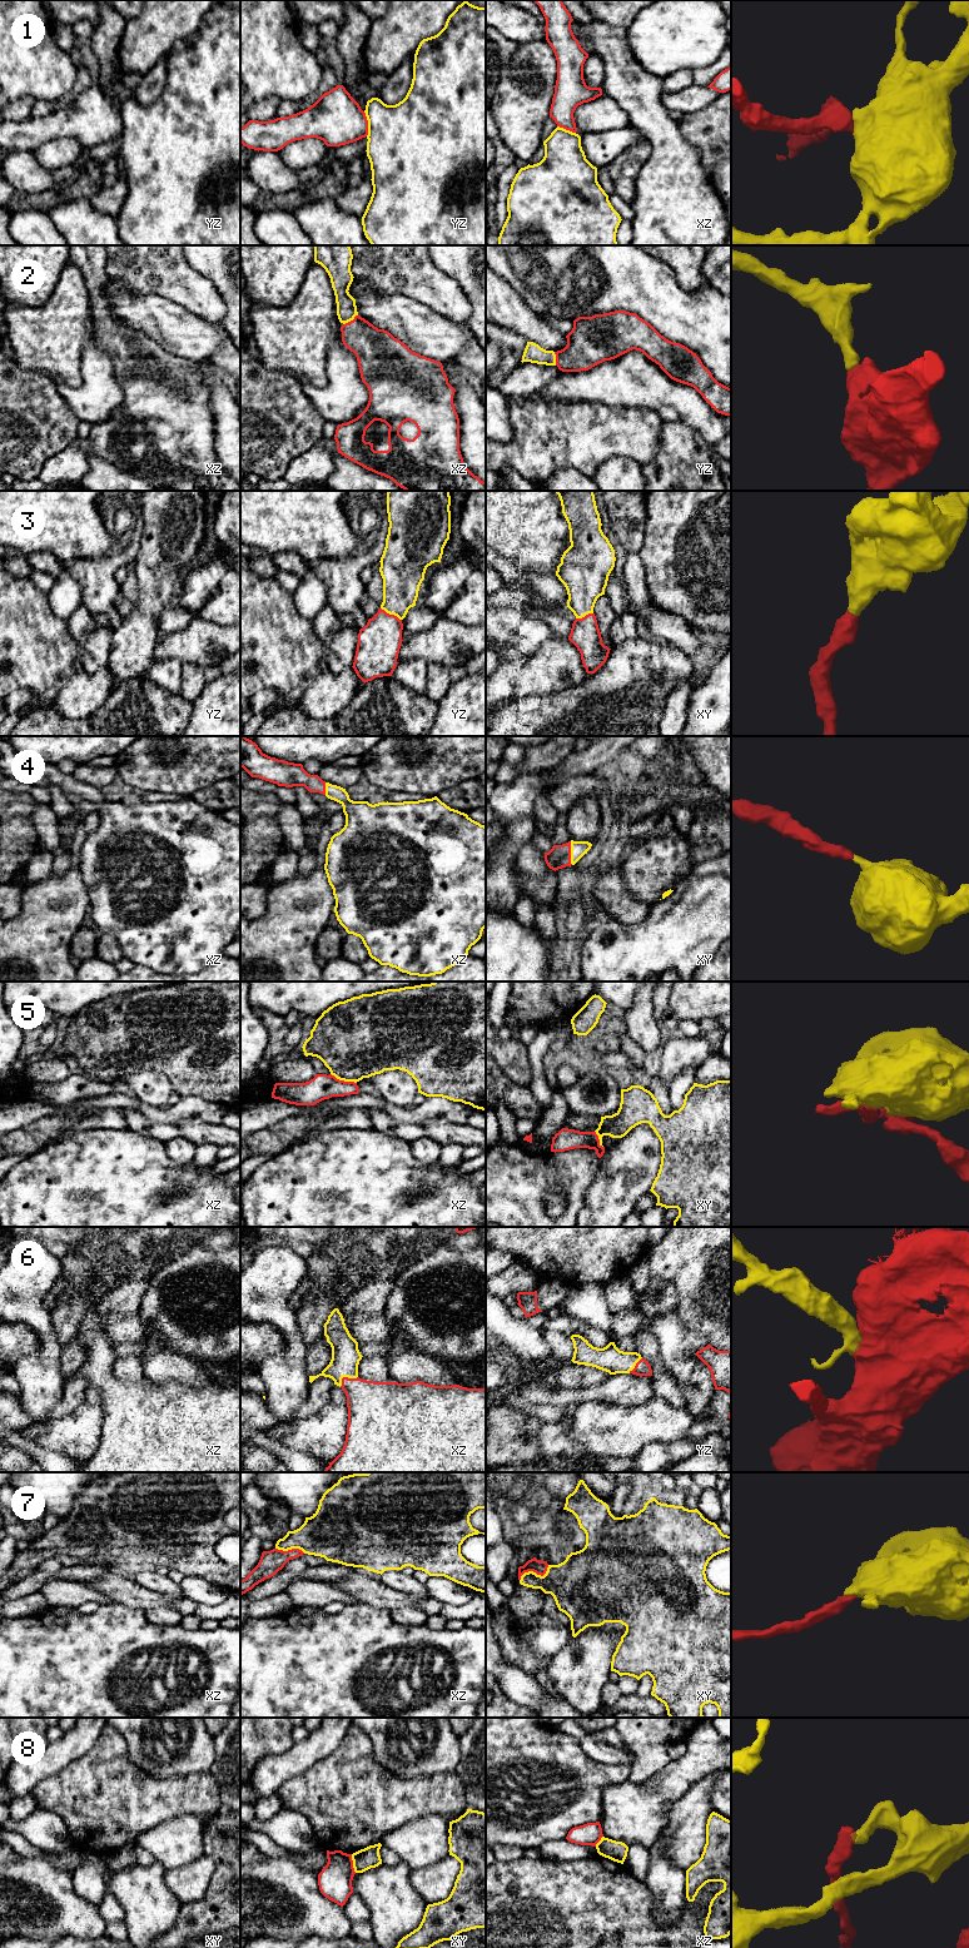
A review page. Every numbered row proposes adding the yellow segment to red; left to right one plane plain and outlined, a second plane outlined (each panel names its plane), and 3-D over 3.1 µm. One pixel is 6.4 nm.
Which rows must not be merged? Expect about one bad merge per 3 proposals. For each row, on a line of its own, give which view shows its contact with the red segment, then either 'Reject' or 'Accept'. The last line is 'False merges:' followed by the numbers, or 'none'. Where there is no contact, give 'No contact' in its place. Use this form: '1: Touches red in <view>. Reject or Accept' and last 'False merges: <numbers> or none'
1: Touches red in yz. Reject
2: Touches red in xz. Accept
3: Touches red in yz. Accept
4: Touches red in xy. Accept
5: Touches red in xz. Reject
6: Touches red in xz. Accept
7: Touches red in xy. Accept
8: Touches red in xy. Reject
False merges: 1, 5, 8

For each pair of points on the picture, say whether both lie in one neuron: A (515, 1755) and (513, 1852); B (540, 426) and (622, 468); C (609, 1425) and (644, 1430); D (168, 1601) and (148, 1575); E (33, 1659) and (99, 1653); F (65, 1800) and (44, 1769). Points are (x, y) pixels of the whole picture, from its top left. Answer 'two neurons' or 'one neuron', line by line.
A: two neurons
B: two neurons
C: one neuron
D: two neurons
E: one neuron
F: two neurons

